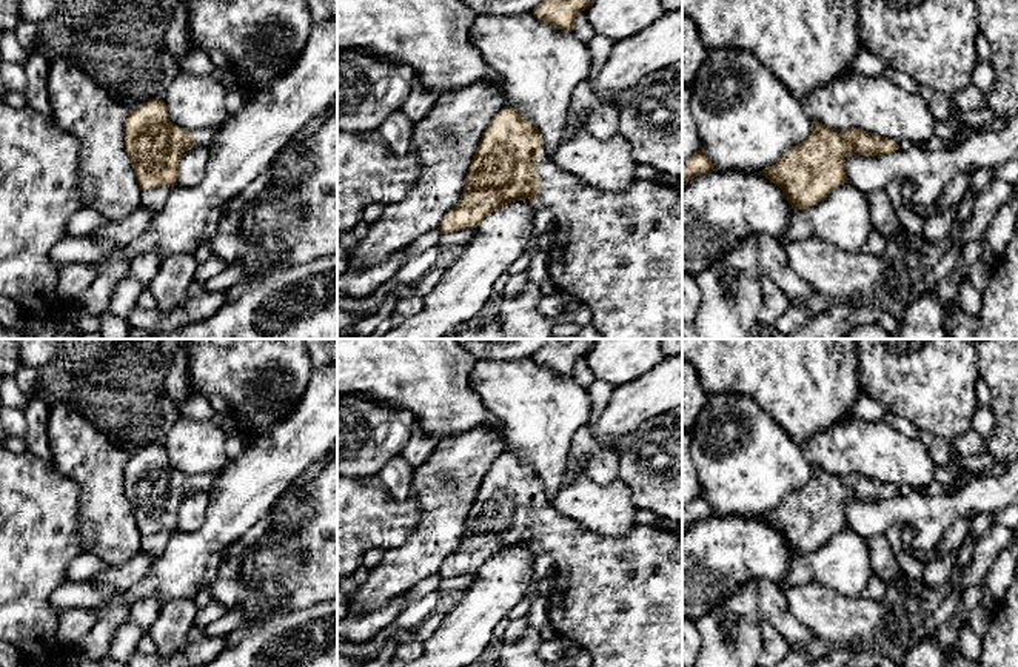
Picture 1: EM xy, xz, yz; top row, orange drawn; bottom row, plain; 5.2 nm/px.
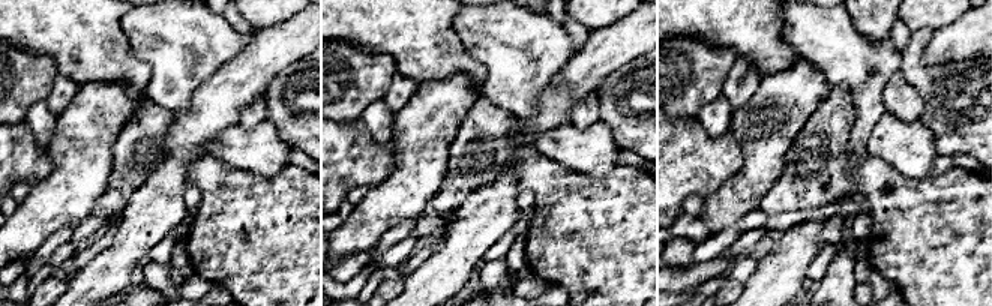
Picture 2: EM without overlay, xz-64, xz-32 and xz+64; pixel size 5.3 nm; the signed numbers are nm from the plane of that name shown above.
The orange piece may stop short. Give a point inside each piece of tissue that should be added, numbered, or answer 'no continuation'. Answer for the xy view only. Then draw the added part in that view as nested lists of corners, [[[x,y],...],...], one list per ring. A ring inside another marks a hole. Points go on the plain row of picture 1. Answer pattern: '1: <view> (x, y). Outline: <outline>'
1: xy (202, 482). Outline: [[[203,473],[203,474],[197,474],[197,476],[191,476],[191,490],[208,493],[211,490],[217,474],[219,473],[216,473],[216,474]]]

